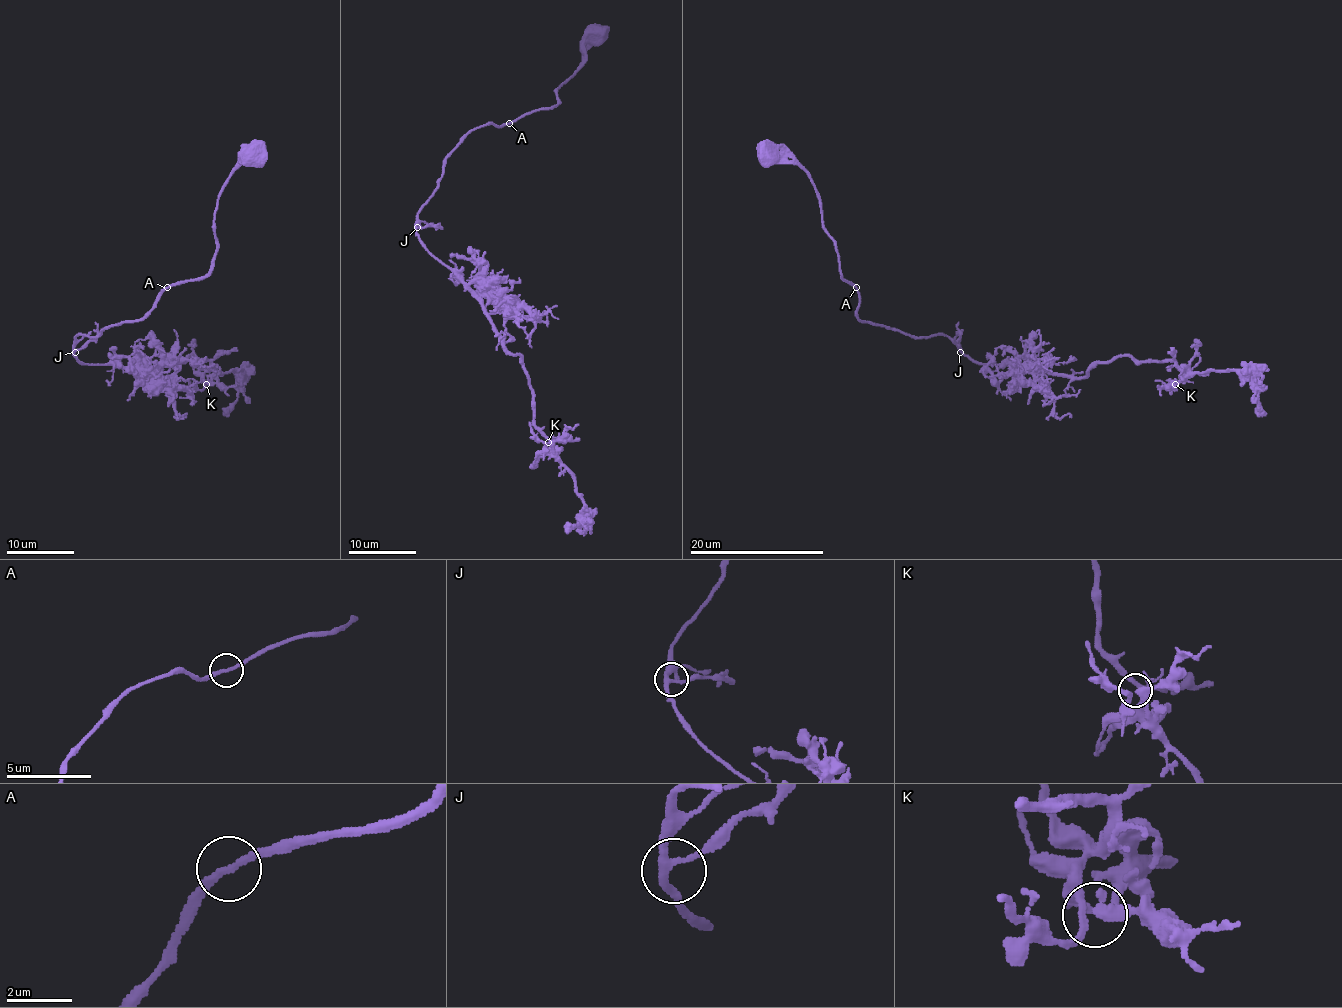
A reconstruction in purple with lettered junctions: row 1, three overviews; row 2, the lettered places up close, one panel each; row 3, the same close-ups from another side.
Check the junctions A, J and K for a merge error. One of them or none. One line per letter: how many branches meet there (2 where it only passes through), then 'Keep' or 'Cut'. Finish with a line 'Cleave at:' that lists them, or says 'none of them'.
A: Branches: 2. Keep
J: Branches: 3. Keep
K: Branches: 2. Keep
Cleave at: none of them

